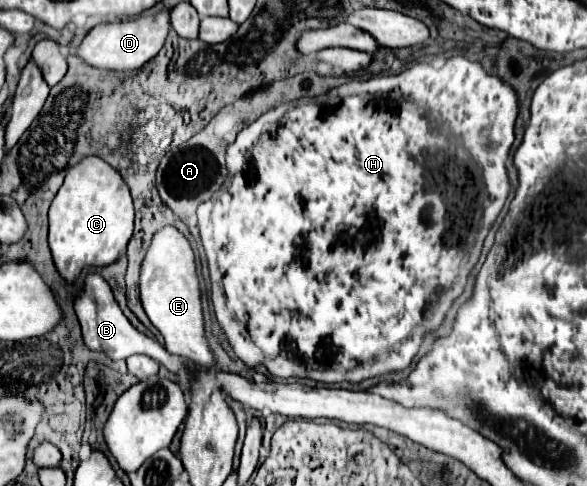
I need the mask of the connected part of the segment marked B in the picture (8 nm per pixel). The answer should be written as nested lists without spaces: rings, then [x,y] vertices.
[[[89,273],[85,277],[85,283],[83,283],[83,289],[79,291],[77,299],[75,299],[75,313],[79,317],[79,323],[81,323],[81,329],[83,329],[83,339],[87,343],[89,349],[93,351],[103,351],[107,353],[111,359],[127,359],[135,353],[145,353],[149,355],[151,359],[163,363],[169,371],[173,373],[183,373],[189,365],[179,359],[179,357],[173,357],[165,351],[165,347],[161,347],[155,339],[149,339],[147,335],[139,333],[131,323],[129,319],[123,315],[123,311],[119,309],[113,293],[111,293],[111,287],[109,283],[99,275],[99,273]]]

